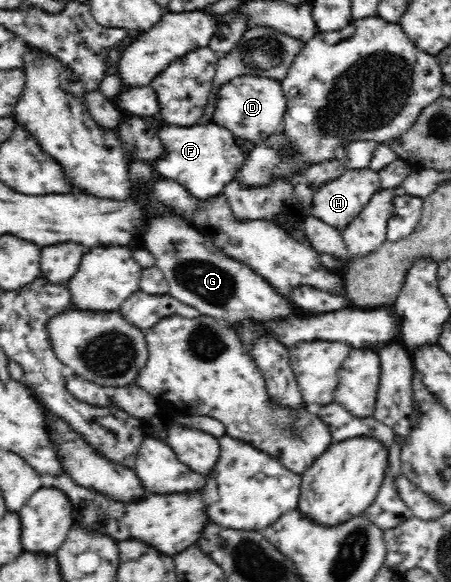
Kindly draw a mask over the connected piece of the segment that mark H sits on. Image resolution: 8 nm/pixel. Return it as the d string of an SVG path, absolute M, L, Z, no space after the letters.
M372 169L347 170L340 179L323 185L313 199L311 215L334 227L340 233L352 223L352 220L363 210L369 199L381 188L379 173Z

